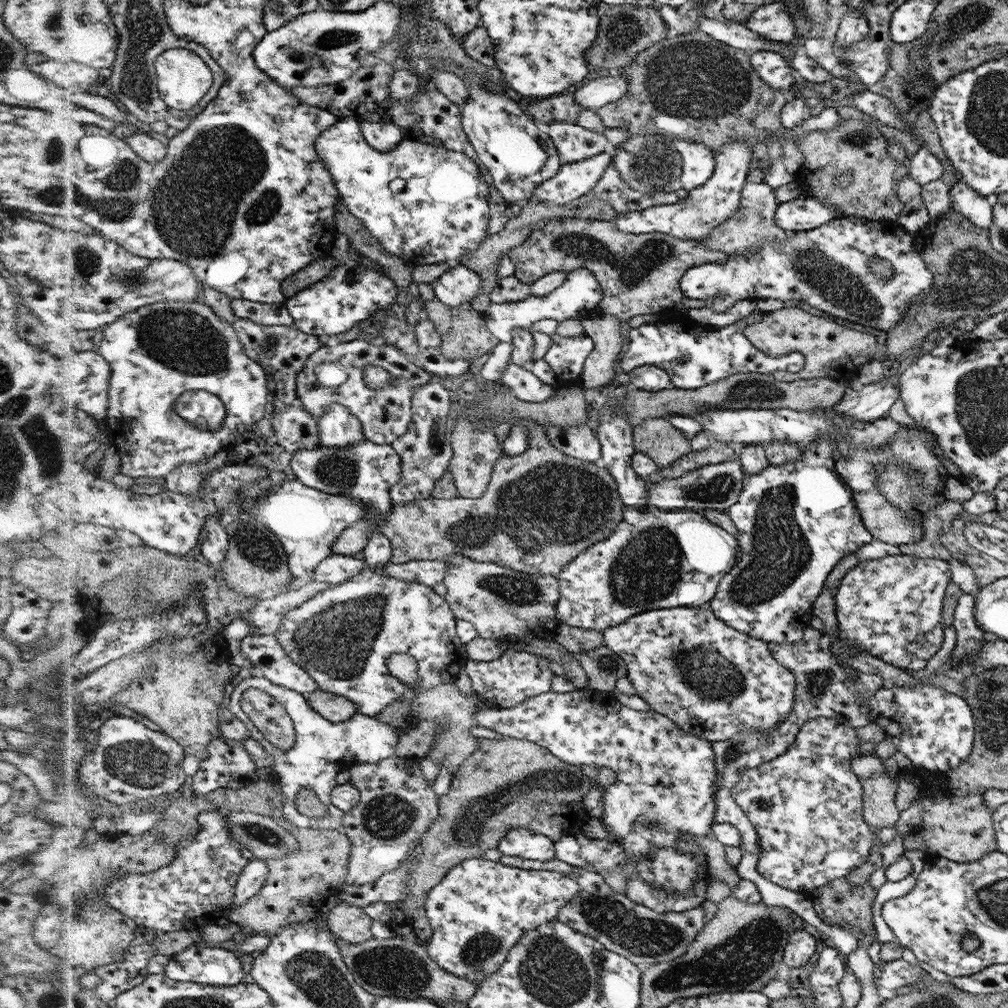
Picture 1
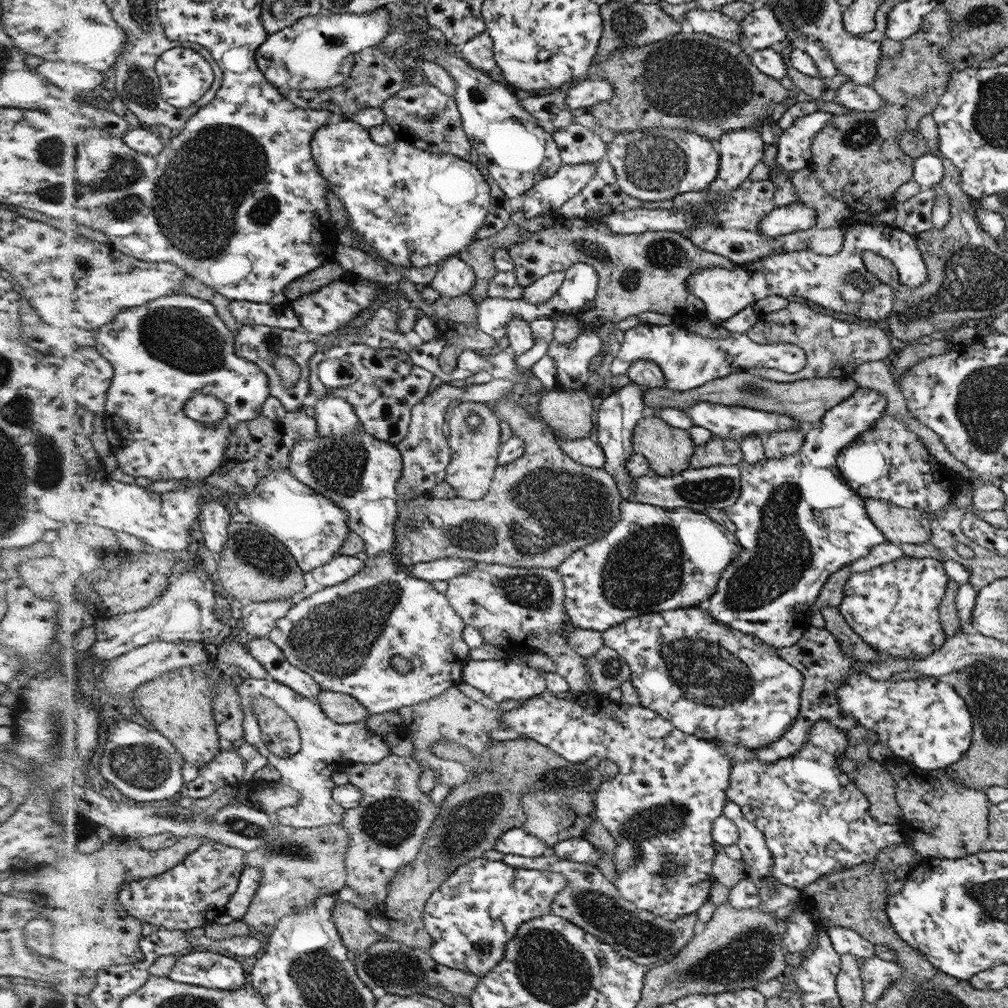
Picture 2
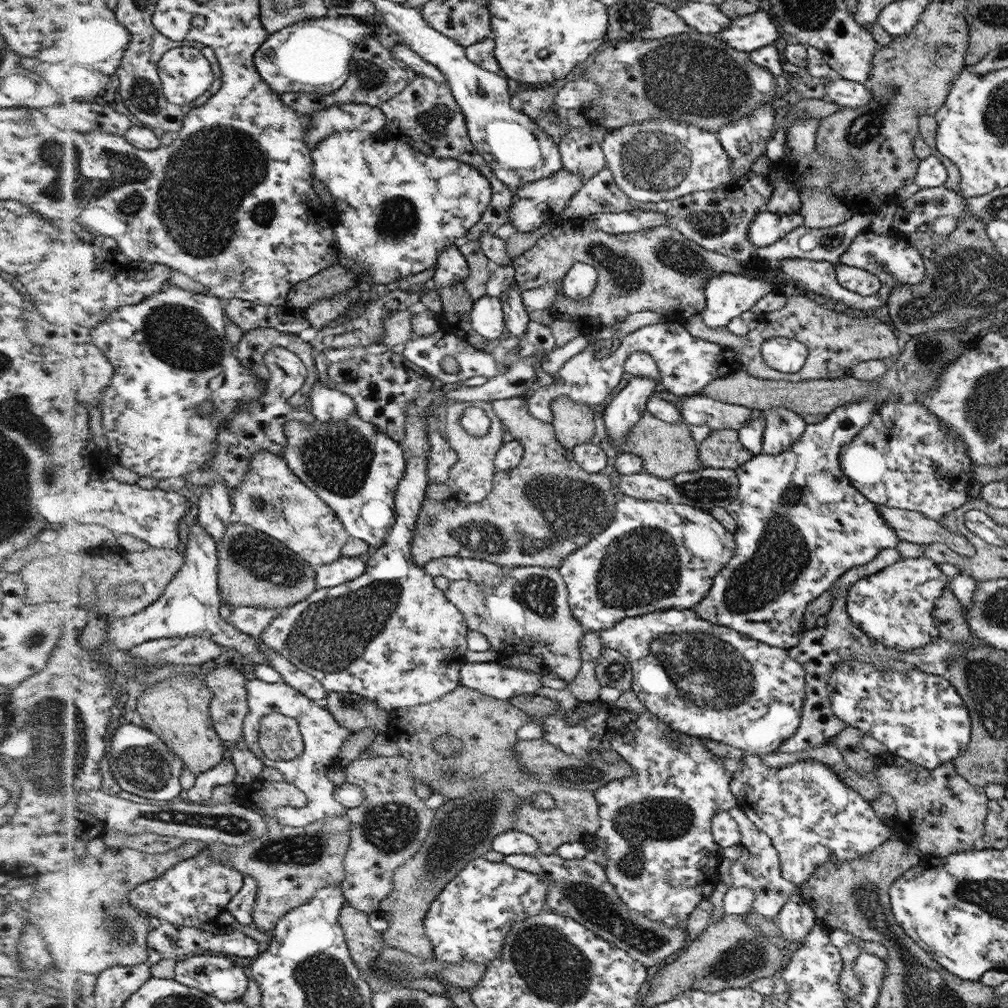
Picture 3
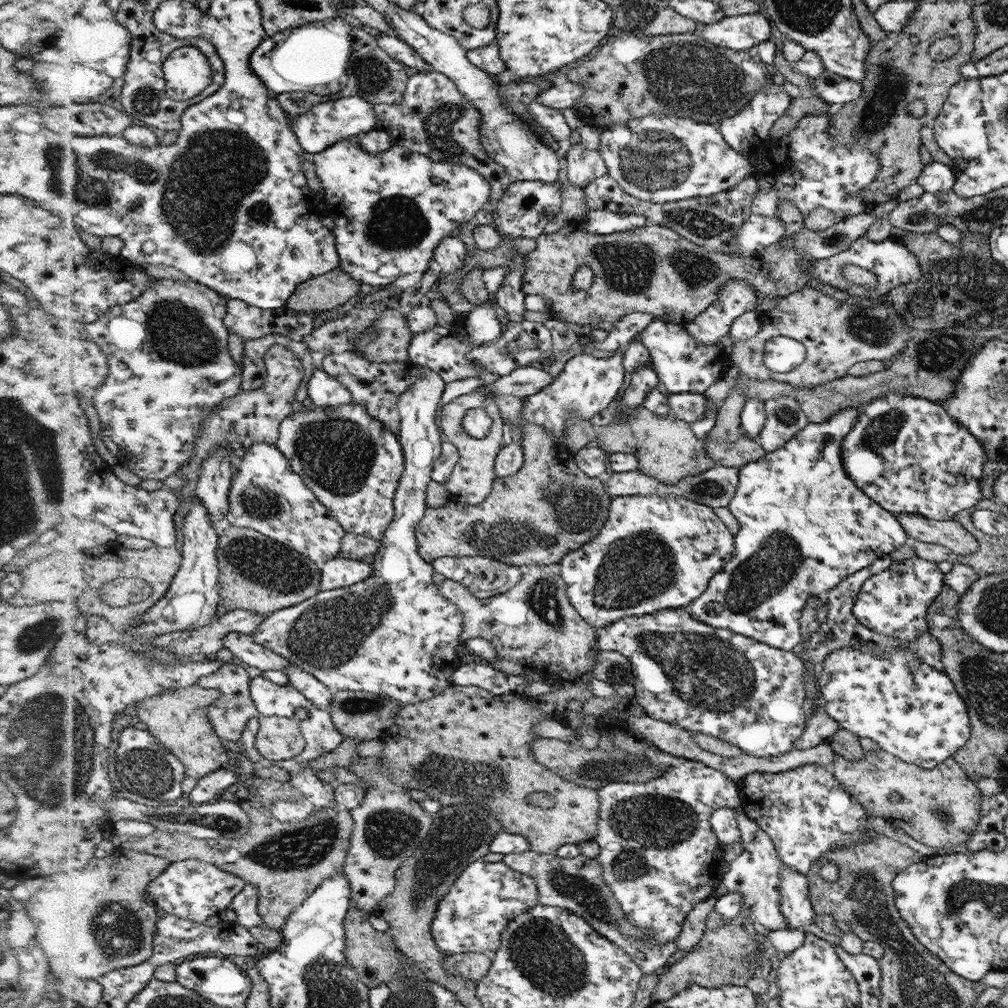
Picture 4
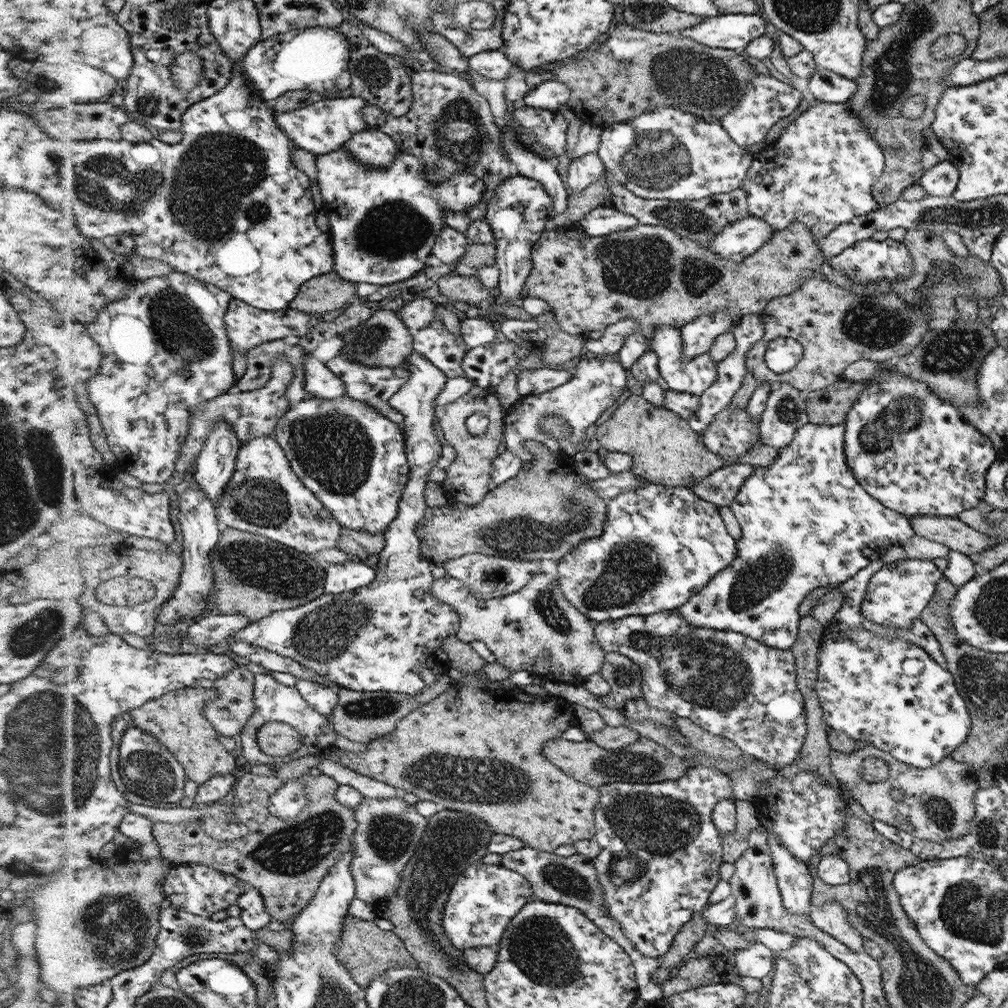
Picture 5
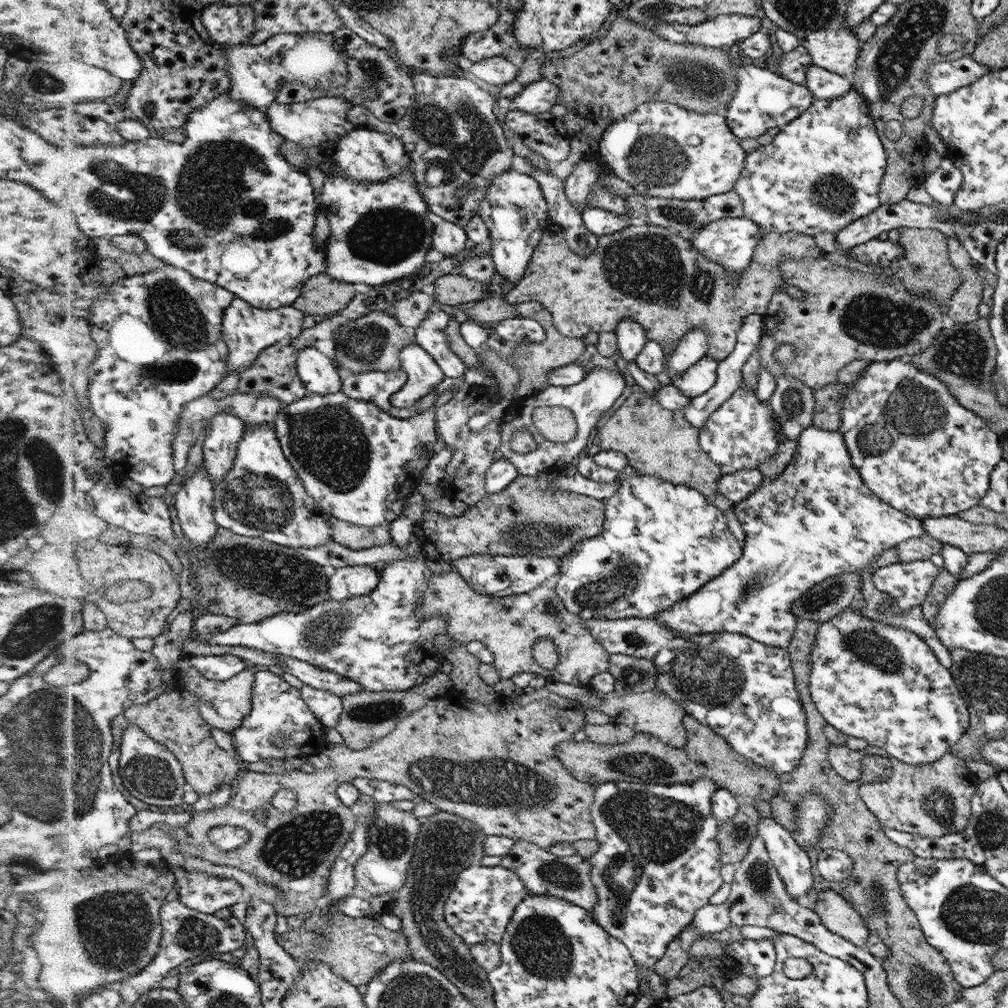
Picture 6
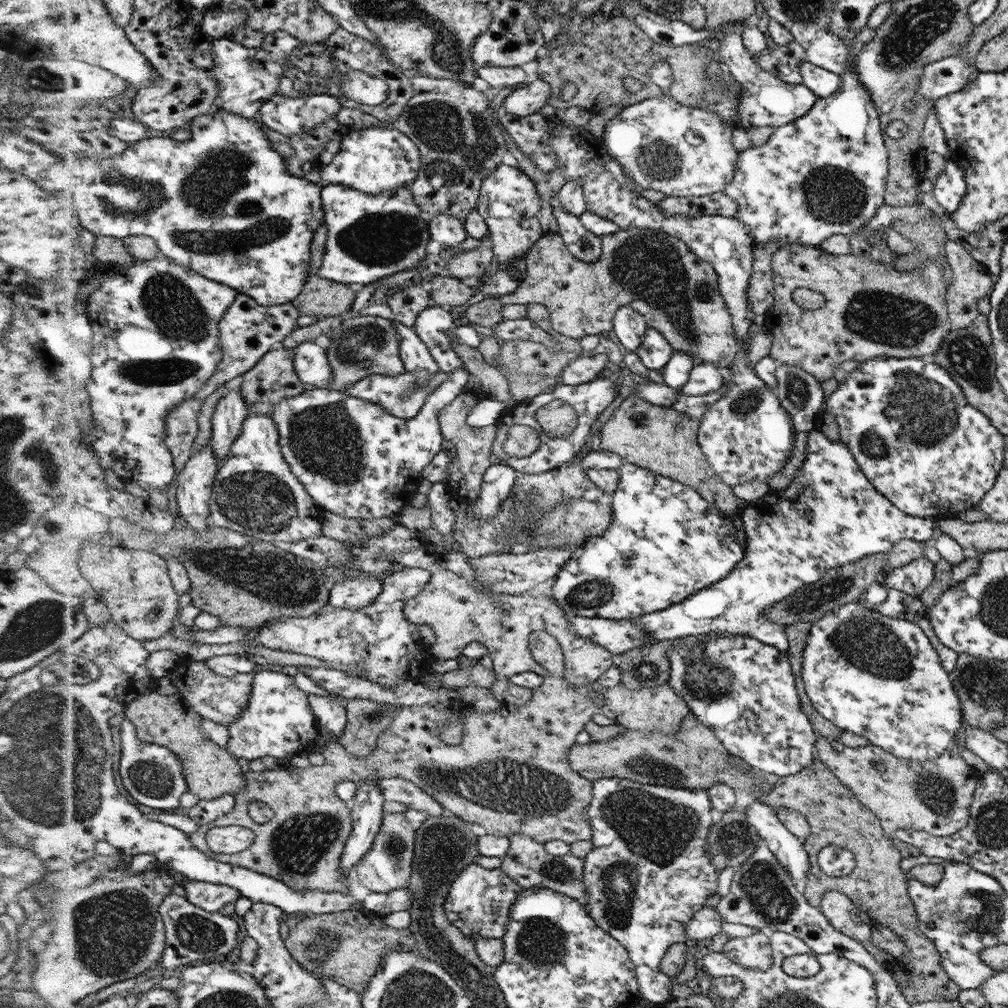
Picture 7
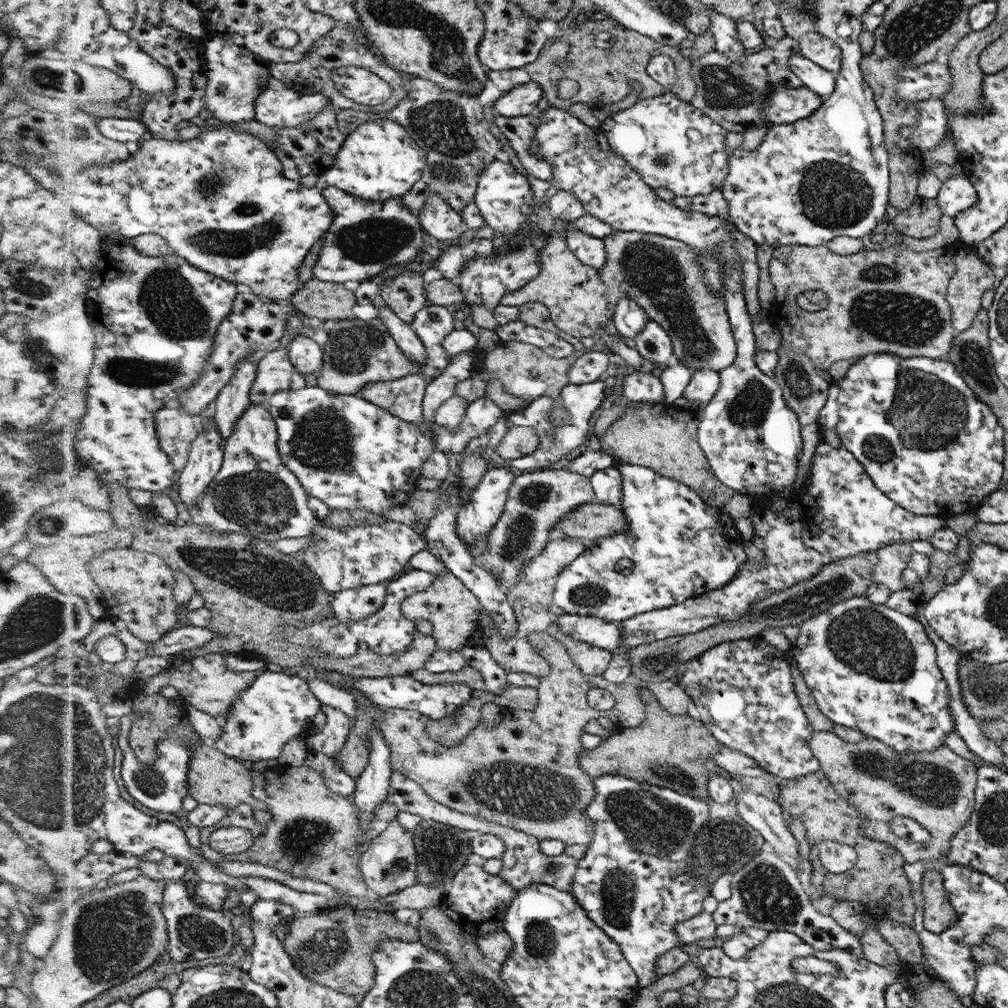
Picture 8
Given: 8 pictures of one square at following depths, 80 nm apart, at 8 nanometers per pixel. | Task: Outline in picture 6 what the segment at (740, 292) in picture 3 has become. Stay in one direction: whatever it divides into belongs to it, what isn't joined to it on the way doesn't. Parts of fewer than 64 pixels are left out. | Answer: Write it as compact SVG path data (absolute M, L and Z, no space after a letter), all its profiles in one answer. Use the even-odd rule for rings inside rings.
M692 329L682 338L668 357L668 376L681 375L692 364L698 362L707 351L709 334L704 329Z

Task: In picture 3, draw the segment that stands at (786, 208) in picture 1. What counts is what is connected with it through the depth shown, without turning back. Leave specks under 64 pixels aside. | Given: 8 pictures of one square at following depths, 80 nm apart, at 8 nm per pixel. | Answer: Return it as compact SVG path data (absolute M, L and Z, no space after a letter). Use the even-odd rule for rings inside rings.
M764 210L749 224L749 241L766 246L804 224L802 214L776 214Z

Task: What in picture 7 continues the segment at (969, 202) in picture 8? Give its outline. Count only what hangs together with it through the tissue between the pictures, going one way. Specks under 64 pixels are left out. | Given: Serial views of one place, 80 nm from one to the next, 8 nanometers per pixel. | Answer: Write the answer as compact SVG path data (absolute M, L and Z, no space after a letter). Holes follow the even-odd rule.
M946 161L944 172L934 181L932 195L948 215L952 215L960 204L964 202L964 196L968 194L966 173L953 161Z

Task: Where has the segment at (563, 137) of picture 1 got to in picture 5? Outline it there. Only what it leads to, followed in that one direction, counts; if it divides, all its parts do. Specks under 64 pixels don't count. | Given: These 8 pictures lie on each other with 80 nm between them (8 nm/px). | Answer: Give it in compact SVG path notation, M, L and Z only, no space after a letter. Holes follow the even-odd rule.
M597 152L584 154L580 158L571 160L568 168L568 186L572 193L579 194L586 188L607 175L607 169L599 158Z

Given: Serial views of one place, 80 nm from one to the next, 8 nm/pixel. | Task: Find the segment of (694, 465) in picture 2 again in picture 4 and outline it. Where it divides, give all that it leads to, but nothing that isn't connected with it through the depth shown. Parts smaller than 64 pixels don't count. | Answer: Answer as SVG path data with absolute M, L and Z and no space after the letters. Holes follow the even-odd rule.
M743 390L732 391L724 400L716 424L704 440L708 455L715 460L717 466L741 467L756 462L768 453L756 439L749 439L739 432L739 422L745 404Z

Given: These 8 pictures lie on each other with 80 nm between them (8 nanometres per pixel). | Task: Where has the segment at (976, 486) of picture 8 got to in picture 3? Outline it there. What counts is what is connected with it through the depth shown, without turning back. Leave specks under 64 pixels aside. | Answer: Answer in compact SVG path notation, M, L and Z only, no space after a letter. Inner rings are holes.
M887 399L882 402L878 411L874 411L872 421L842 448L839 460L848 480L876 505L918 511L926 518L939 522L947 512L960 508L972 499L967 490L974 481L970 471L974 464L967 456L967 444L953 434L945 434L938 417L914 400Z

